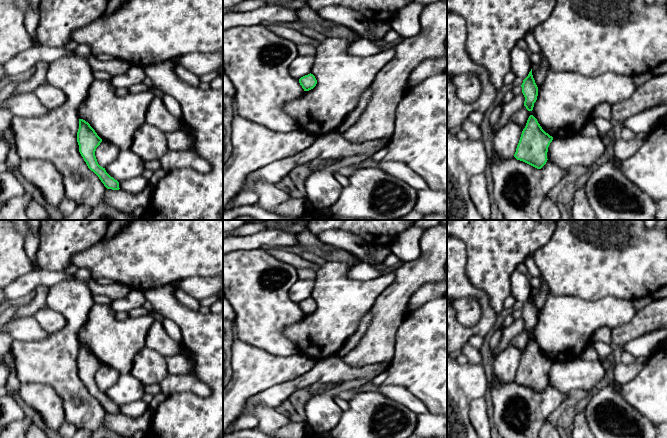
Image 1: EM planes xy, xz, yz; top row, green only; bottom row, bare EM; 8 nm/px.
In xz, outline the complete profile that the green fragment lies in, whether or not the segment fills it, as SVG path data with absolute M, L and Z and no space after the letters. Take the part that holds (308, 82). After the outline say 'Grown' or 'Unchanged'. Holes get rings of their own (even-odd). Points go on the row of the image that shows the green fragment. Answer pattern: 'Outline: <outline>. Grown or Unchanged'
Outline: M310 73L308 75L301 77L299 79L299 83L302 86L302 88L304 89L304 91L309 91L316 86L317 80L315 76Z. Unchanged

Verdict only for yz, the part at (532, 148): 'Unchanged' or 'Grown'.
Unchanged

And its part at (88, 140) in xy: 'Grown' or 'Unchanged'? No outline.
Unchanged

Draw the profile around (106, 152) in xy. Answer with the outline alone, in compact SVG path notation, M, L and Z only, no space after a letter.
M102 140L100 145L96 148L95 156L98 164L105 168L117 158L120 152L121 150L116 145Z

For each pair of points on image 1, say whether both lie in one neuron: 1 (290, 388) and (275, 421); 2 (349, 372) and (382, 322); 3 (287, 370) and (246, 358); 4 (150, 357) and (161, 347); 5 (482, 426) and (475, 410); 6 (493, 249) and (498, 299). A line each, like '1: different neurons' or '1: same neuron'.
1: different neurons
2: different neurons
3: same neuron
4: different neurons
5: same neuron
6: same neuron

